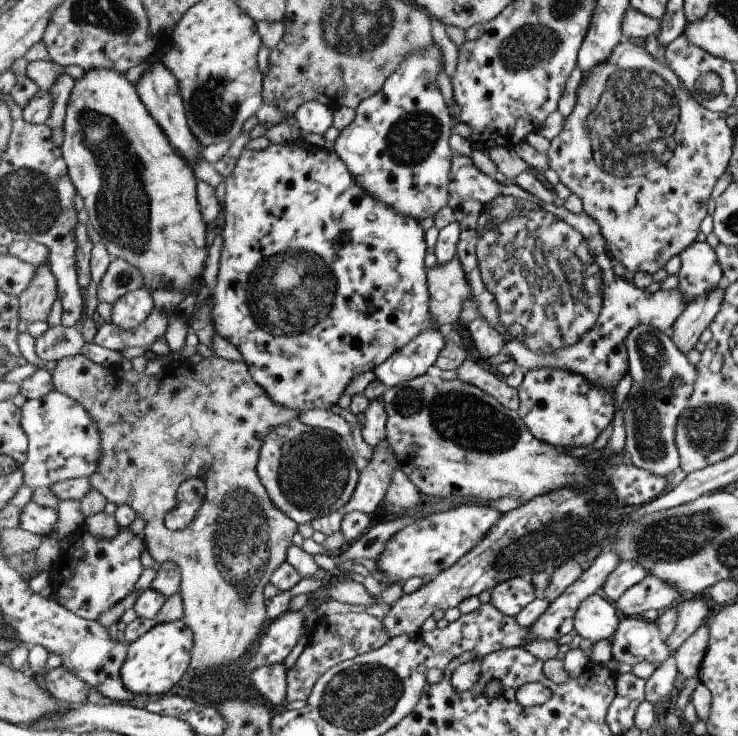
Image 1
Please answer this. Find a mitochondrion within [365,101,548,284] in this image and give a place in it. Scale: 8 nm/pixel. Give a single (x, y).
(413, 138)

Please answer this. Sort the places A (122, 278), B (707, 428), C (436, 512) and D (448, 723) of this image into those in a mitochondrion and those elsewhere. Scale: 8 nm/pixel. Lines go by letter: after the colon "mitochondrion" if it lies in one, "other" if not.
A: mitochondrion
B: mitochondrion
C: other
D: other

